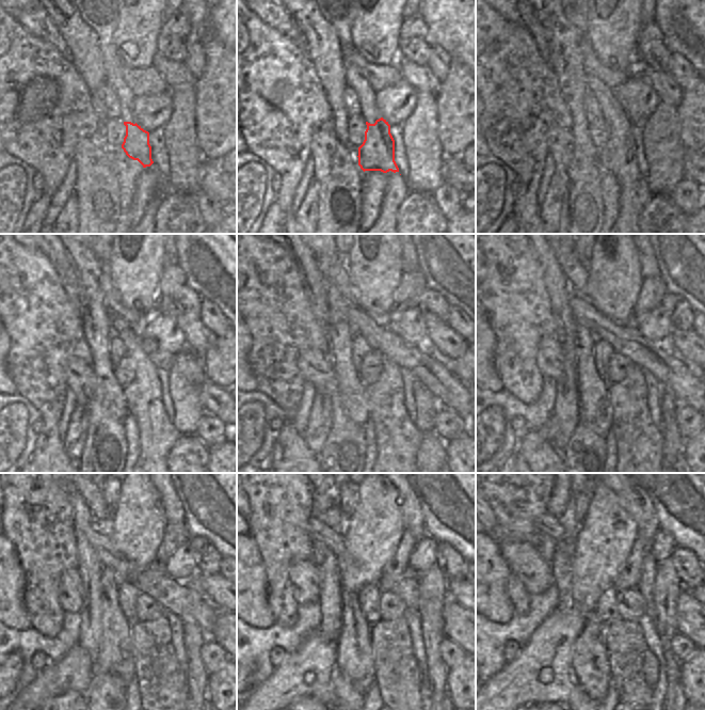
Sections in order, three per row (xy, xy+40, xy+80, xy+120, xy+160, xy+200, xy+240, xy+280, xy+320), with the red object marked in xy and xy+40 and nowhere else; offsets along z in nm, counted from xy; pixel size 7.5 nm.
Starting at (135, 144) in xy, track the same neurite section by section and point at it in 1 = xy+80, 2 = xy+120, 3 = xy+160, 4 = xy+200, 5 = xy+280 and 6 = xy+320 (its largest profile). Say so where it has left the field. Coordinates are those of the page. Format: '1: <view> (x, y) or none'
1: xy+80 (617, 156)
2: xy+120 (144, 394)
3: xy+160 (386, 397)
4: xy+200 (628, 397)
5: xy+280 (394, 636)
6: xy+320 (618, 635)

